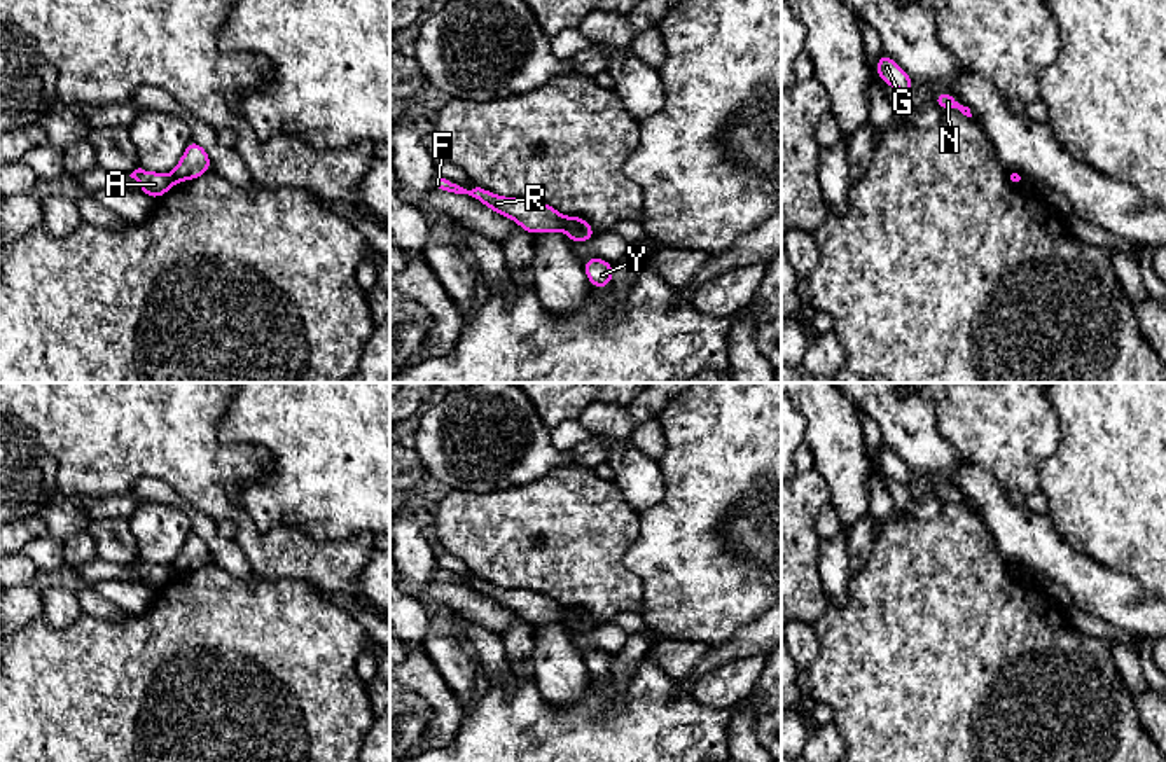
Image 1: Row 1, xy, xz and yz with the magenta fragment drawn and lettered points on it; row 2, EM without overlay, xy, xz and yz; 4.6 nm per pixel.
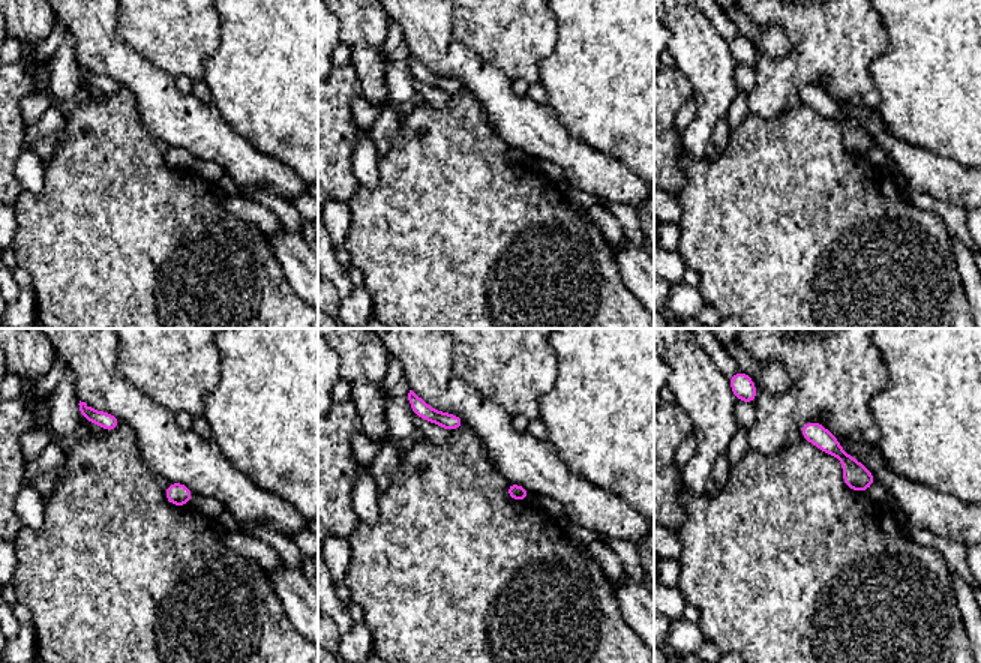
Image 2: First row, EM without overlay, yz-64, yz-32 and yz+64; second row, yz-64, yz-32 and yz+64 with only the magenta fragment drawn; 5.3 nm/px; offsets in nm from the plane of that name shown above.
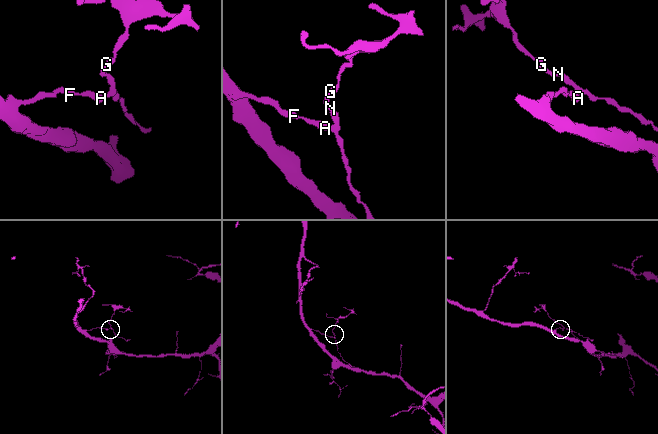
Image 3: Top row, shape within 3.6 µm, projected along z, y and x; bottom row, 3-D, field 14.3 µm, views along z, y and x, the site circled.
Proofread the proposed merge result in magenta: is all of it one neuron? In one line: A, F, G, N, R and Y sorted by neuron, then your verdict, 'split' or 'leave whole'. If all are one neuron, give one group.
A F R / G N Y | split

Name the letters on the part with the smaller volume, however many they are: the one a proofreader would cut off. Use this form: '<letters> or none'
G, N, Y

